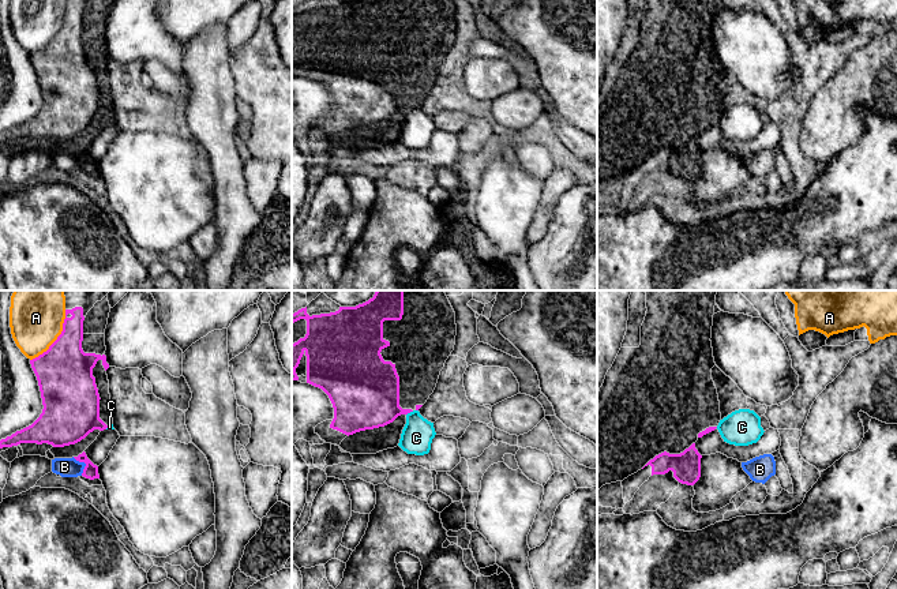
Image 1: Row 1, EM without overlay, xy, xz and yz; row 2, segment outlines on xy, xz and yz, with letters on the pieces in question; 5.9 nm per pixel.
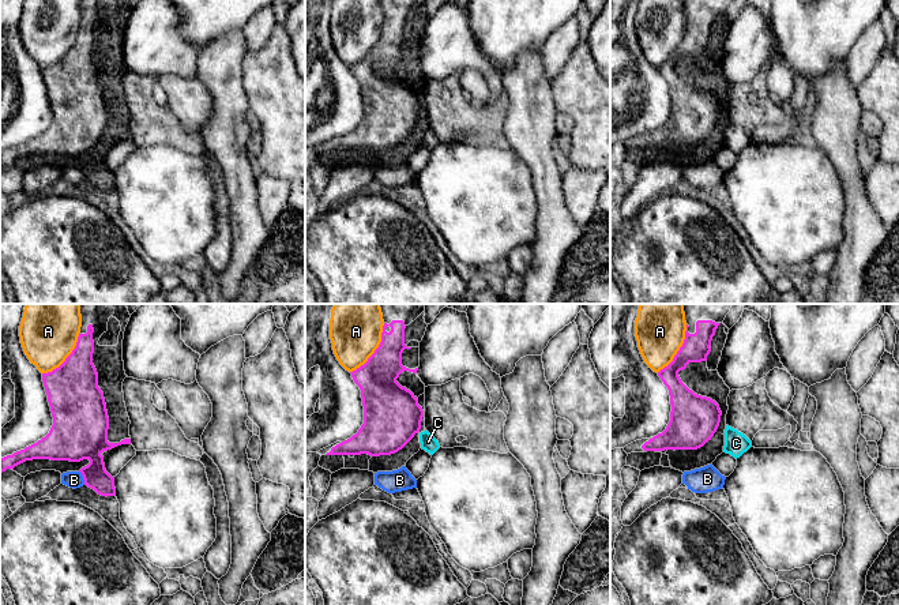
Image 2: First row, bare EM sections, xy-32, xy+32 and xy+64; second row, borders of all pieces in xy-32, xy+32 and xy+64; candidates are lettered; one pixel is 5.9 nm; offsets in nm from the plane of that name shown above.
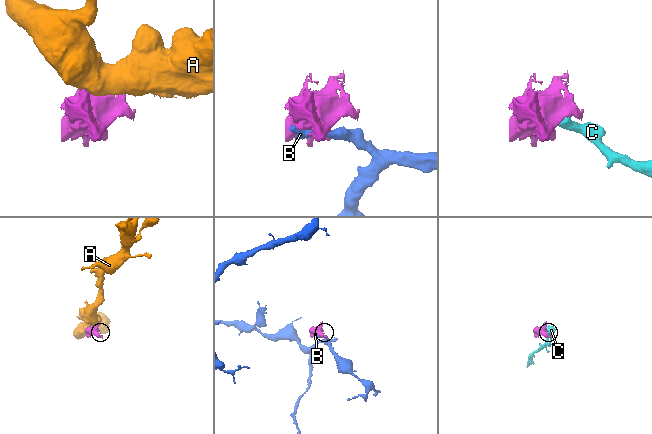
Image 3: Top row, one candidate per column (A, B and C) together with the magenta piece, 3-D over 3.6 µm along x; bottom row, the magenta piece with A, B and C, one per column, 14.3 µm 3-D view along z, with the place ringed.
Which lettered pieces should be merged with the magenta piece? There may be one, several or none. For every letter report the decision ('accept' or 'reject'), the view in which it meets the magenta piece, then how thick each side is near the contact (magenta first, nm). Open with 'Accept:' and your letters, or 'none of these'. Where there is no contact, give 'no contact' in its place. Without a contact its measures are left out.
Accept: none of these
A: reject | xy | 340/280 nm
B: reject | xy | 90/110 nm
C: reject | xz | 360/190 nm

